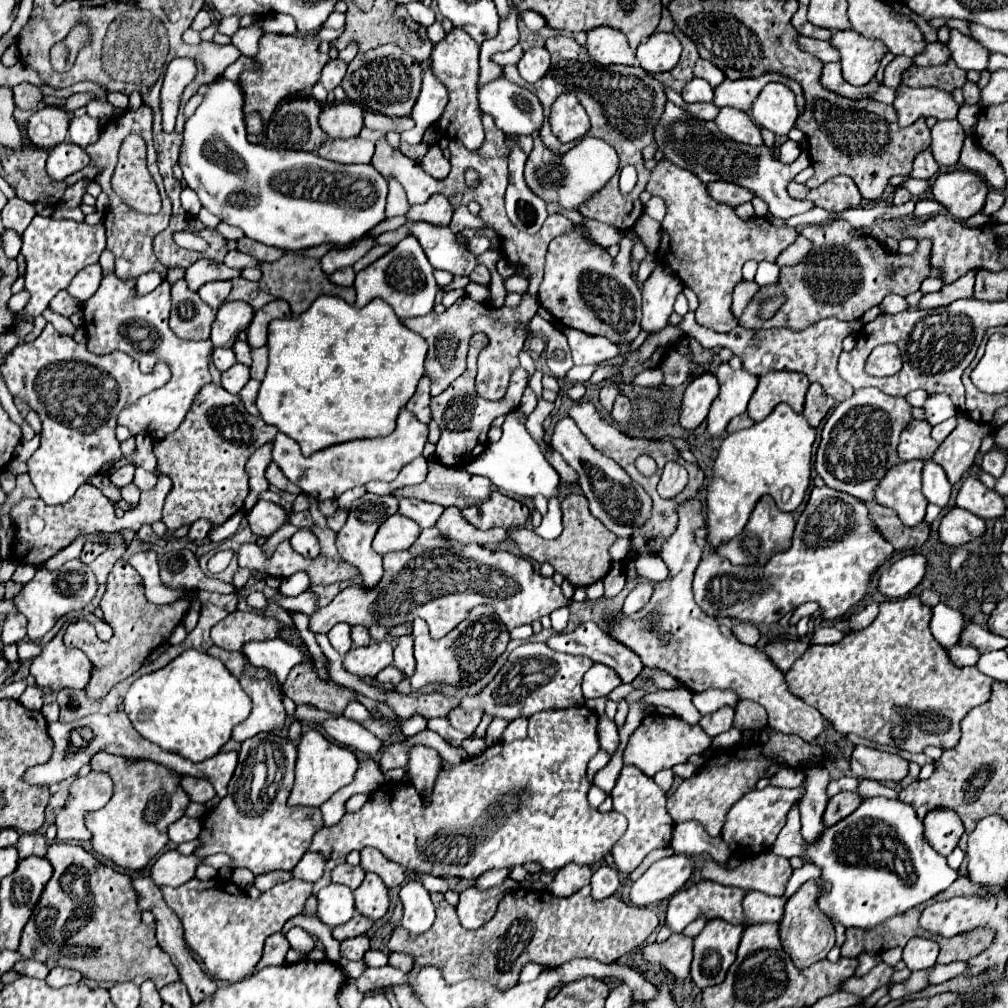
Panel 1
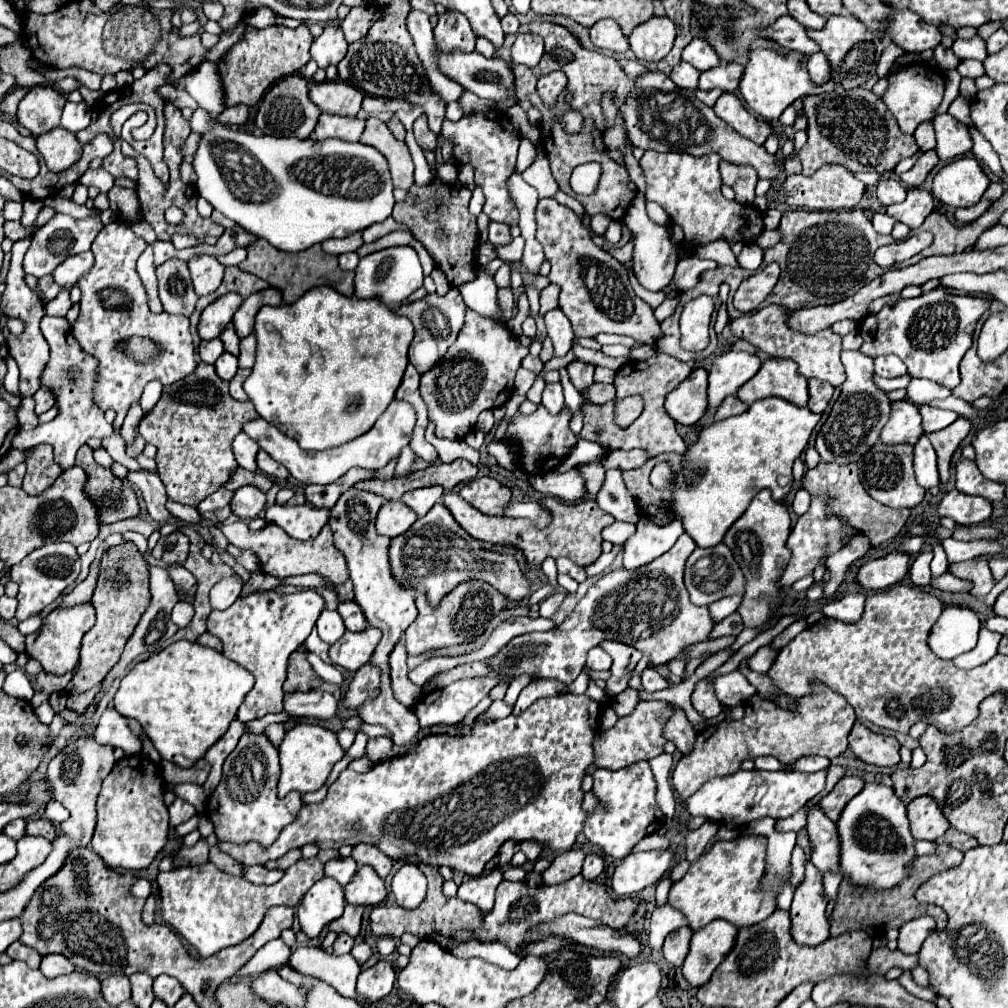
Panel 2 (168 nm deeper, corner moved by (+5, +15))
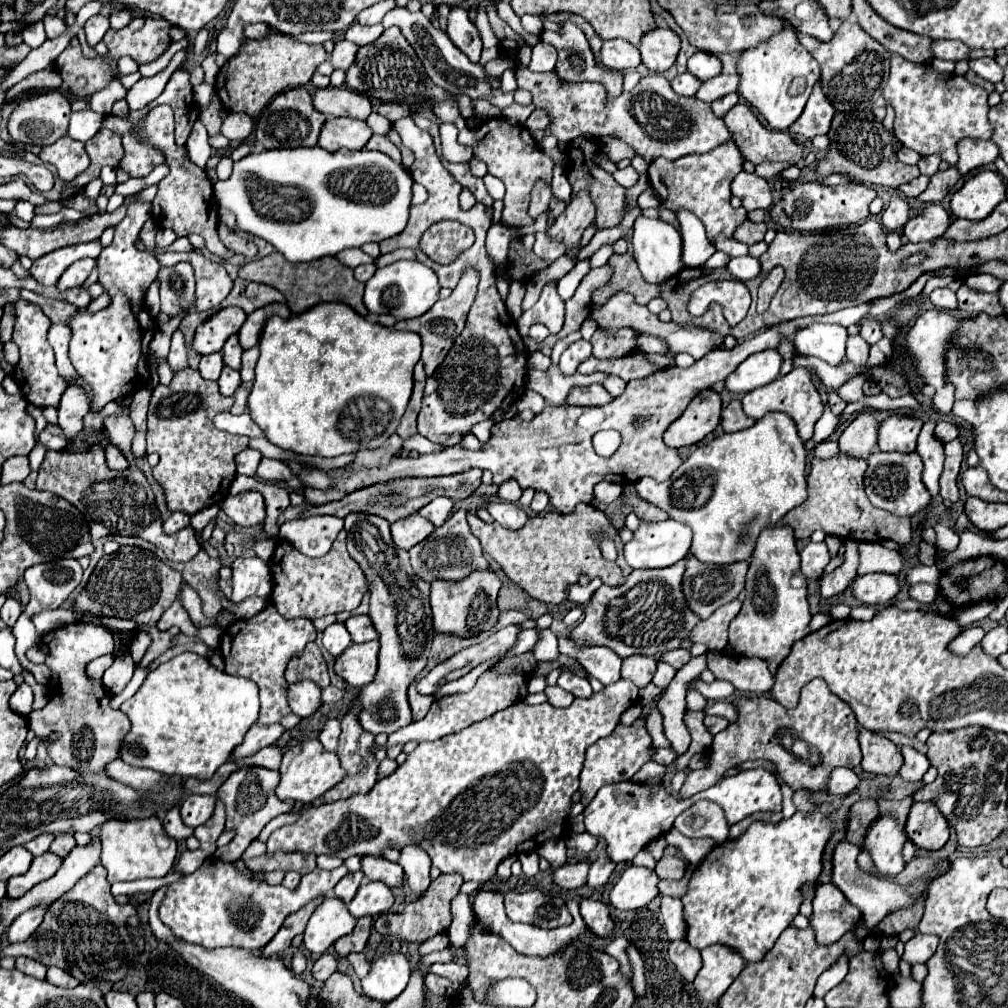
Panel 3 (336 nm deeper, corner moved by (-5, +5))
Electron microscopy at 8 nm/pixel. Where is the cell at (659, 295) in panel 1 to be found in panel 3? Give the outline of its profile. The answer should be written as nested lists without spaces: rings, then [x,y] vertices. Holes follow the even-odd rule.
[[[639,215],[635,219],[633,251],[635,251],[633,255],[639,265],[639,271],[643,273],[643,279],[647,283],[663,283],[663,279],[671,279],[671,275],[679,275],[677,271],[681,271],[685,267],[681,261],[681,251],[683,251],[681,235],[673,225],[669,225],[661,219],[651,219],[645,215]]]

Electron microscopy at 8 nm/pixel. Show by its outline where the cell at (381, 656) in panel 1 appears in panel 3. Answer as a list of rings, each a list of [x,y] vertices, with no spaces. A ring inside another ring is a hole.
[[[379,641],[347,647],[335,661],[335,673],[349,685],[361,689],[375,679]]]

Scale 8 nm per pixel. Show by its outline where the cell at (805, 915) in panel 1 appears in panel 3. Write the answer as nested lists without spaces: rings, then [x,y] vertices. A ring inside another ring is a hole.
[[[825,883],[815,889],[811,927],[815,931],[817,943],[831,945],[839,941],[847,931],[855,927],[861,911],[847,901],[847,897],[833,885]]]

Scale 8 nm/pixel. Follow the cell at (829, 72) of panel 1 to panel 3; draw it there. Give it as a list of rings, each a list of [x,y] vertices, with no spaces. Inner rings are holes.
[[[815,83],[813,93],[807,101],[807,107],[803,109],[803,115],[793,123],[793,127],[789,127],[789,131],[799,133],[807,139],[815,135],[825,135],[829,131],[833,113],[835,113],[835,107],[827,99],[827,95],[823,95],[821,83]]]

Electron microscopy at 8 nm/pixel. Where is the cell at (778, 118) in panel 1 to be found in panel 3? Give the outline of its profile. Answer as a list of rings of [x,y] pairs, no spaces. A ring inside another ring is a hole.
[[[783,29],[767,43],[743,51],[737,69],[741,75],[739,83],[741,97],[747,99],[775,131],[785,131],[789,129],[791,123],[795,123],[821,76],[820,65],[807,49],[801,47],[791,29]]]

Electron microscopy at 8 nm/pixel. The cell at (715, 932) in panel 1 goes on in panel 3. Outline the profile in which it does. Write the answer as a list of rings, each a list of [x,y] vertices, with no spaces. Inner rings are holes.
[[[711,945],[701,951],[703,967],[693,985],[705,1001],[717,1001],[745,967],[739,951],[723,945]]]

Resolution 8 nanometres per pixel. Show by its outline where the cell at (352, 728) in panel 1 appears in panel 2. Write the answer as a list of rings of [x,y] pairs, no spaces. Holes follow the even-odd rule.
[[[321,689],[285,693],[283,705],[285,705],[285,711],[293,717],[331,719],[335,717],[335,711],[337,711],[335,697],[331,693],[323,693]]]

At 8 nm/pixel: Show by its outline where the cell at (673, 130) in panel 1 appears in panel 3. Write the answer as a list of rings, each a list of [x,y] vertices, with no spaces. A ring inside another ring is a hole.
[[[527,67],[517,69],[517,83],[521,89],[531,91],[533,105],[547,111],[551,123],[545,135],[555,135],[559,143],[569,143],[571,139],[589,133],[589,135],[619,135],[621,141],[635,147],[639,155],[653,163],[657,157],[675,161],[691,153],[707,153],[715,147],[729,143],[731,133],[725,127],[723,119],[715,117],[711,107],[697,97],[677,95],[669,81],[663,75],[643,77],[631,93],[621,93],[617,99],[607,101],[605,87],[599,83],[577,83],[565,85],[555,73],[533,73]],[[639,97],[639,117],[635,117],[635,103]]]

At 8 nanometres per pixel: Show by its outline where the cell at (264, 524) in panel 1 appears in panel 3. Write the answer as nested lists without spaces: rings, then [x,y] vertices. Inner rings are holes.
[[[247,491],[237,497],[225,497],[219,507],[233,523],[241,527],[253,527],[263,523],[265,519],[265,499],[257,491]]]

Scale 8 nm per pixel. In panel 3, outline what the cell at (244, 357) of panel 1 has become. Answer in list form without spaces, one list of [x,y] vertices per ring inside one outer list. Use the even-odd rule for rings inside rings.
[[[231,335],[231,337],[227,339],[227,343],[223,345],[221,353],[223,353],[223,361],[225,361],[225,365],[229,365],[231,369],[239,369],[239,367],[241,367],[241,355],[243,355],[243,347],[239,345],[237,335]]]

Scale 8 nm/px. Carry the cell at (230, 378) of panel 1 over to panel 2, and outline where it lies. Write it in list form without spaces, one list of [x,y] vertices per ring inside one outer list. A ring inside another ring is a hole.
[[[223,353],[217,361],[215,361],[215,371],[223,381],[229,381],[235,373],[237,373],[237,357]]]

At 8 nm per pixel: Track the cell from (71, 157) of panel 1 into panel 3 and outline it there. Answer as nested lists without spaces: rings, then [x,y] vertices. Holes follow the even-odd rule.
[[[61,137],[53,145],[47,145],[39,153],[41,161],[57,167],[57,173],[63,181],[73,181],[89,167],[89,157],[85,145],[71,137]]]

